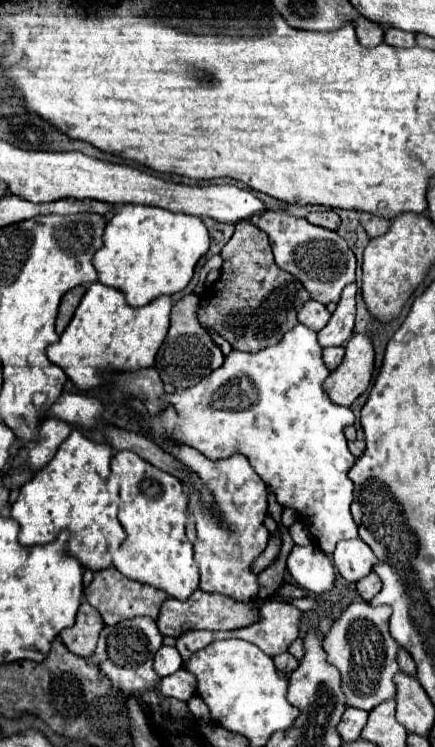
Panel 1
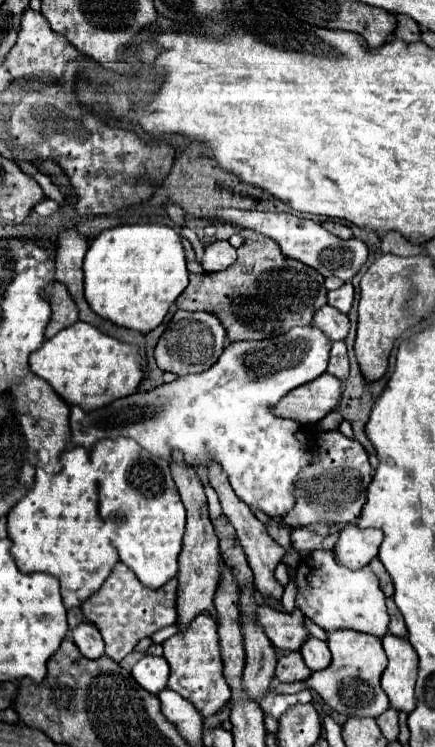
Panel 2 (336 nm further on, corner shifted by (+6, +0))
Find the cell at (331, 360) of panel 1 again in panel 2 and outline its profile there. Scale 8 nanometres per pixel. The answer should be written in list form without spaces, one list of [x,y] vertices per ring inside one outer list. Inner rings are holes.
[[[332,342],[328,374],[342,378],[342,380],[348,378],[348,356],[346,356],[346,344],[344,342]]]

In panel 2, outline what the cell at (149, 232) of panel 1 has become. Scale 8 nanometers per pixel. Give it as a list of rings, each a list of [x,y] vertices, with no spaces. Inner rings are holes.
[[[124,224],[104,230],[90,242],[84,258],[84,296],[90,308],[116,326],[148,334],[158,328],[170,306],[188,286],[180,236],[170,226]]]

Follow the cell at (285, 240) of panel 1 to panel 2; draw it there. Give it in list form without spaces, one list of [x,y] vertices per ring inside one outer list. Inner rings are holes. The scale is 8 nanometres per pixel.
[[[226,208],[226,210],[222,210],[222,222],[238,224],[240,228],[248,228],[248,230],[270,236],[272,240],[276,240],[280,244],[282,252],[288,258],[296,258],[296,260],[312,266],[324,278],[338,276],[342,280],[352,280],[360,272],[364,262],[368,260],[368,246],[362,240],[358,240],[358,238],[342,240],[342,238],[334,236],[332,232],[324,230],[318,222],[308,220],[308,218],[298,218],[290,212],[244,212],[244,210]]]

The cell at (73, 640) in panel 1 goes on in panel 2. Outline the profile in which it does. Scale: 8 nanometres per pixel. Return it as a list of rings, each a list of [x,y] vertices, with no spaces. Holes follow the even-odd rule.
[[[82,622],[76,630],[72,630],[72,640],[86,658],[94,660],[104,654],[104,640],[90,622]]]

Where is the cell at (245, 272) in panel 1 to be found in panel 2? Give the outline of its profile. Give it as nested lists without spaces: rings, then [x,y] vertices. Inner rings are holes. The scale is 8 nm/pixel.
[[[242,230],[242,236],[246,238],[246,242],[238,250],[236,264],[232,264],[230,268],[216,272],[216,274],[190,274],[190,284],[178,296],[176,306],[180,310],[192,310],[192,312],[194,310],[216,312],[232,342],[274,338],[274,336],[286,334],[294,326],[308,326],[312,322],[316,310],[320,310],[326,304],[328,290],[324,286],[324,276],[320,276],[316,270],[302,264],[300,260],[284,258],[284,254],[280,252],[280,246],[264,234],[256,234],[252,230]]]

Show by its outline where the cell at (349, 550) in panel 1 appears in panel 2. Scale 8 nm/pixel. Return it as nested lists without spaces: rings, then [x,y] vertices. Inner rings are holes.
[[[348,524],[340,532],[340,538],[334,546],[338,562],[352,570],[366,566],[374,556],[378,556],[380,542],[384,540],[382,536],[384,536],[382,530],[372,530],[372,528],[360,530],[358,526]]]

